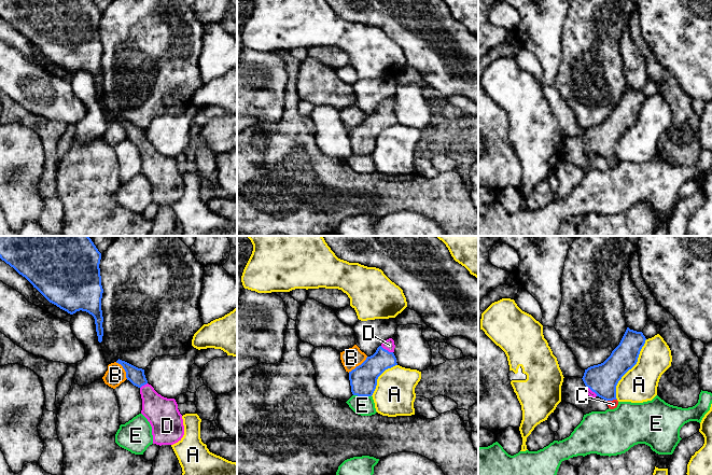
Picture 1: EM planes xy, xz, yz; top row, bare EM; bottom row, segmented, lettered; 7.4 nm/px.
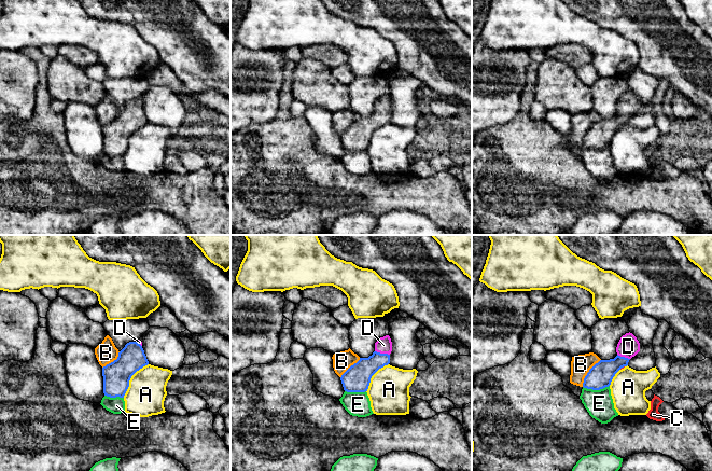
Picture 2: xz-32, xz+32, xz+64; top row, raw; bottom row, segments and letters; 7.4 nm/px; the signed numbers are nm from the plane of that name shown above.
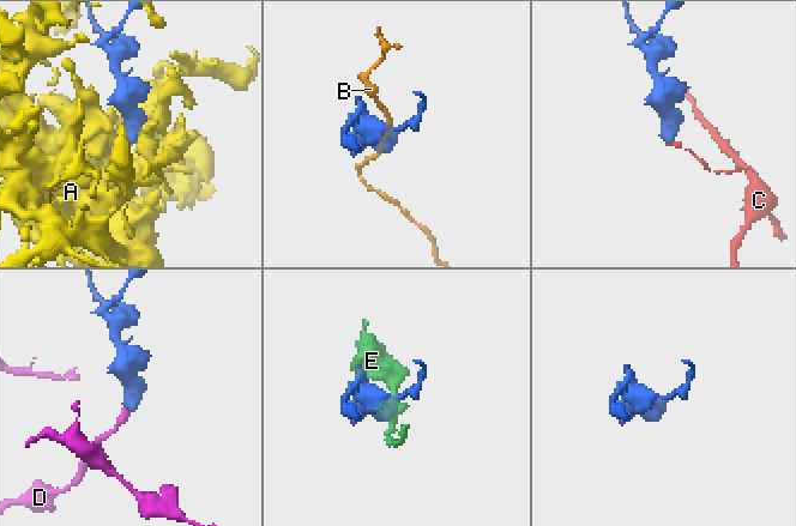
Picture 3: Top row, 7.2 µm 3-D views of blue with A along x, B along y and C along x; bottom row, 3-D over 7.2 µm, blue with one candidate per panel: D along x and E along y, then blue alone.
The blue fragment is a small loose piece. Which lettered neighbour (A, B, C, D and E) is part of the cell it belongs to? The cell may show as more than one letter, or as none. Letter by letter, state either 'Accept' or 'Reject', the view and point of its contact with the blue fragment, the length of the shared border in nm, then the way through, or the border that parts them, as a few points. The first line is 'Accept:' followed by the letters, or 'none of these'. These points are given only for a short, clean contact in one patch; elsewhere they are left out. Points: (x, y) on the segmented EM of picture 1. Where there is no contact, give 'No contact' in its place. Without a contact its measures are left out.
Accept: D
A: Reject. Touches blue at yz (629, 368). Shared border 500 nm
B: Reject. Touches blue at xz (359, 365). Shared border 190 nm. Boundary: xz (367, 357), (348, 372)
C: Reject. Touches blue at yz (612, 400). Shared border 70 nm. Boundary: yz (616, 399), (608, 401)
D: Accept. Touches blue at xz (387, 350). Shared border 110 nm. Path across: xz (365, 376), (384, 357), (387, 350), (389, 345)
E: Reject. Touches blue at xz (362, 395). Shared border 140 nm. Boundary: xz (353, 394), (371, 396)

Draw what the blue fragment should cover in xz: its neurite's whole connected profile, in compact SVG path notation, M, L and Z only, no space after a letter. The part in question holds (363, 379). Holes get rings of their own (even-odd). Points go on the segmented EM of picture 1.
M392 338L385 340L373 355L367 357L361 365L349 372L349 380L353 395L373 395L378 377L386 369L397 365L396 358L393 353L394 348L395 345Z

